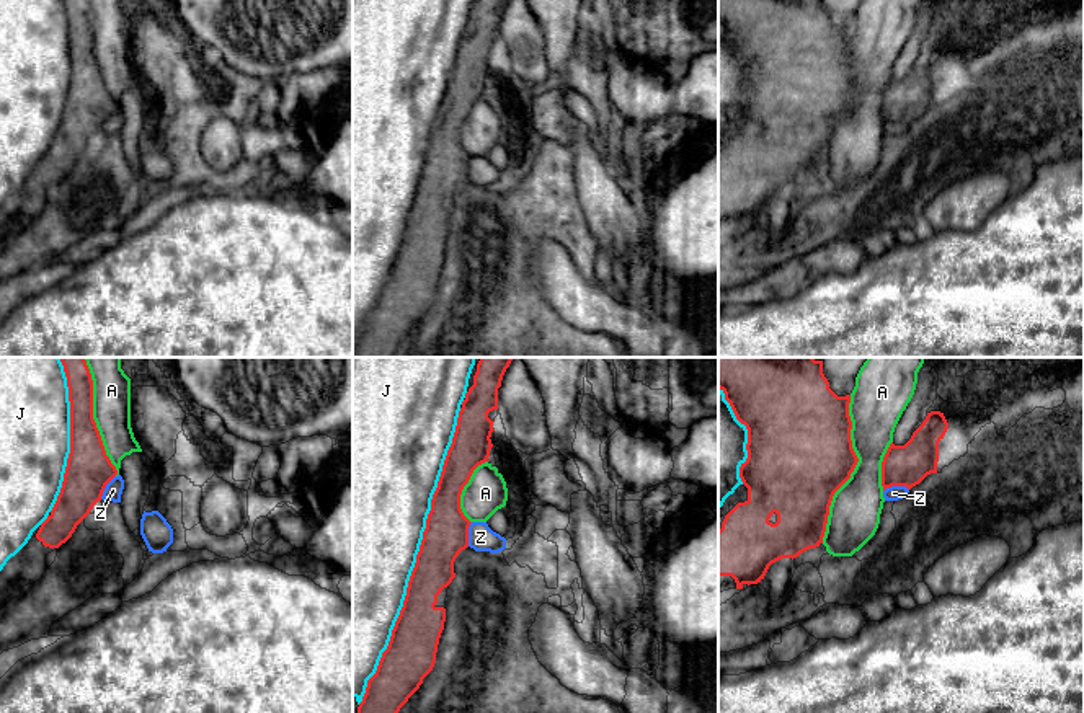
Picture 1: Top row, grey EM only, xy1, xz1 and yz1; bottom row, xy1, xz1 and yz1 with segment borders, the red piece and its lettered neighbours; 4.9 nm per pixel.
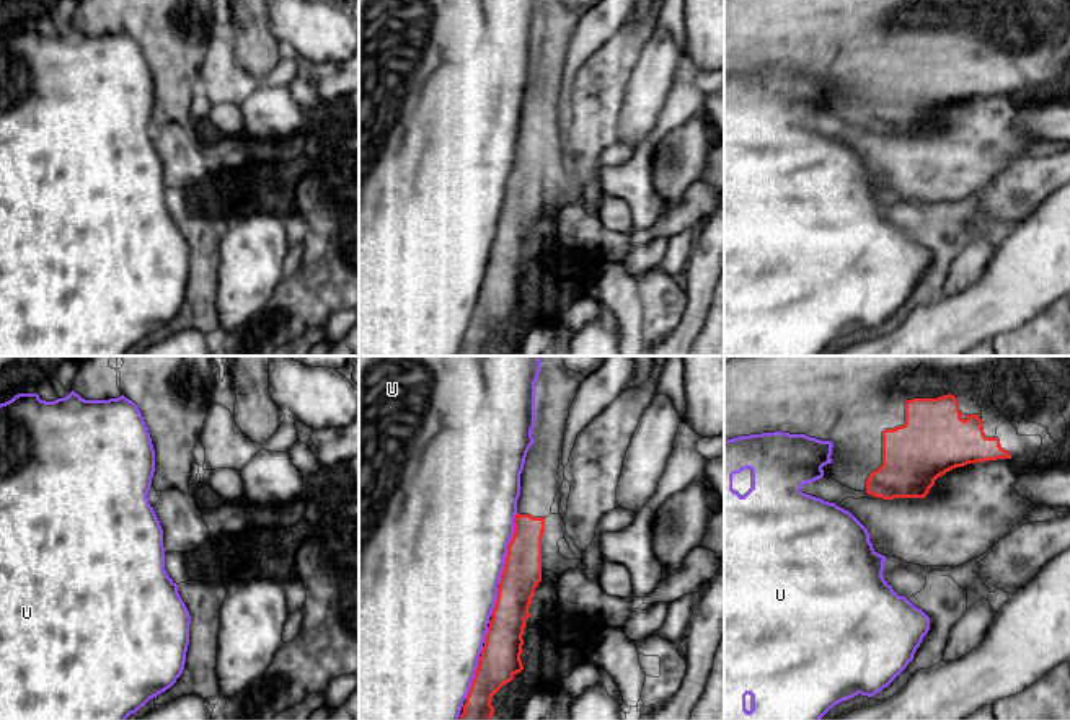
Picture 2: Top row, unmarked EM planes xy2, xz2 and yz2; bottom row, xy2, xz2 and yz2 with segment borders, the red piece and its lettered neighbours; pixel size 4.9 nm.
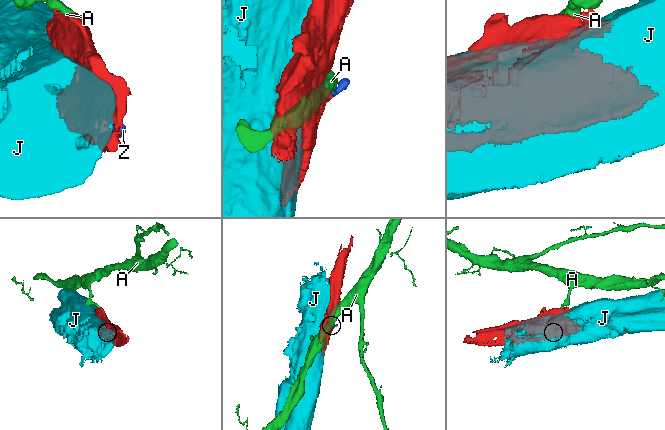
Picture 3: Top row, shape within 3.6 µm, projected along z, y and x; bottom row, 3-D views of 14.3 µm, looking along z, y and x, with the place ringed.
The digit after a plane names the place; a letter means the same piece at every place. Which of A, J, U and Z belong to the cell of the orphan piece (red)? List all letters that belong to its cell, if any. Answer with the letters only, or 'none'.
none

